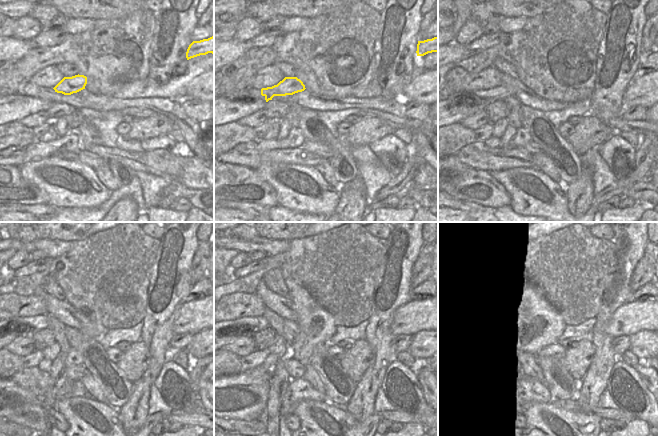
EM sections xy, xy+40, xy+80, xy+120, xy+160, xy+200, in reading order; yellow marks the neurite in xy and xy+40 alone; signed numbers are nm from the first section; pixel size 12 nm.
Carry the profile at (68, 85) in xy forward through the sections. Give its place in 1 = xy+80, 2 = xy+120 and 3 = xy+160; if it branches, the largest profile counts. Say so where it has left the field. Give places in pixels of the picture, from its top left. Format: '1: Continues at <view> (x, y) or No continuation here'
1: Continues at xy+80 (500, 92)
2: Continues at xy+120 (39, 321)
3: Continues at xy+160 (260, 322)

